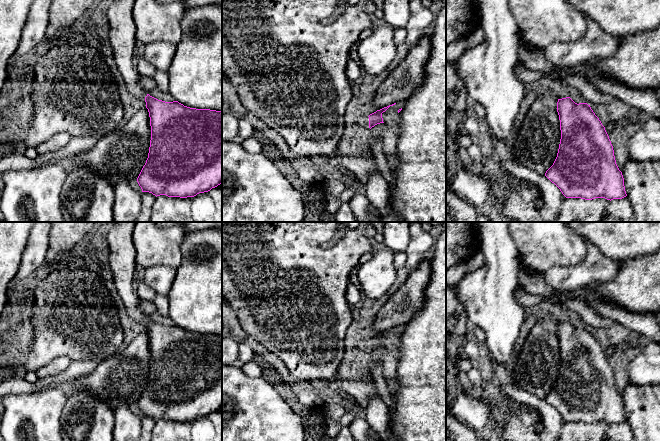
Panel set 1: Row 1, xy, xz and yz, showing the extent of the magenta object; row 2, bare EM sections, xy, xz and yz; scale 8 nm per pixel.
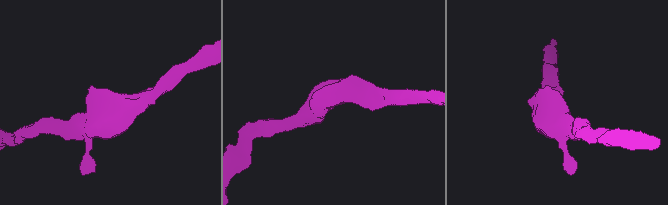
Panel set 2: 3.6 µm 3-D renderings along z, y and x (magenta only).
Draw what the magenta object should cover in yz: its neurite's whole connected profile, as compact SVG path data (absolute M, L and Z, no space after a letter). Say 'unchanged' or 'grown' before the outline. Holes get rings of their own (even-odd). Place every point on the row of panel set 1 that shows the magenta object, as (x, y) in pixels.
unchanged; M558 99L561 139L557 157L545 176L566 198L592 200L627 196L613 146L587 103Z

